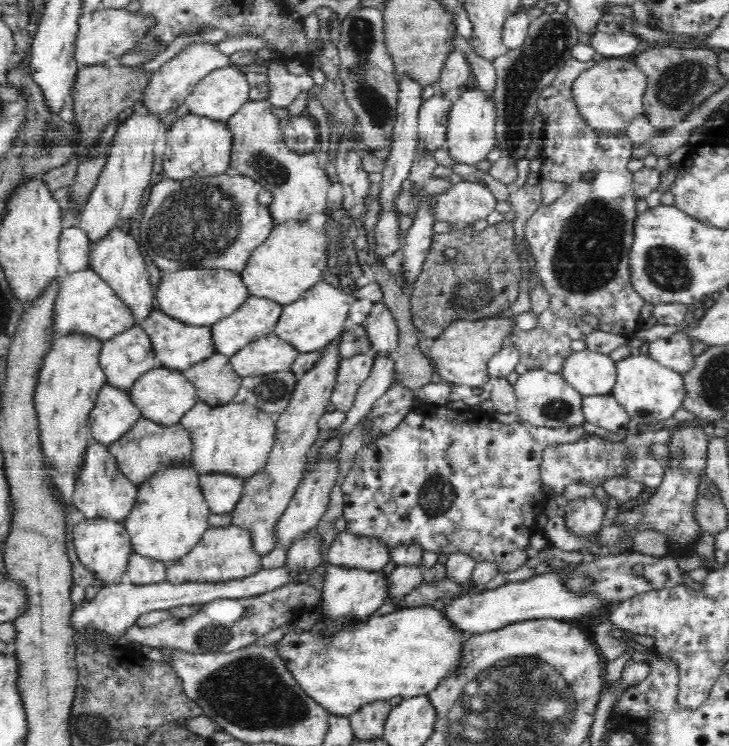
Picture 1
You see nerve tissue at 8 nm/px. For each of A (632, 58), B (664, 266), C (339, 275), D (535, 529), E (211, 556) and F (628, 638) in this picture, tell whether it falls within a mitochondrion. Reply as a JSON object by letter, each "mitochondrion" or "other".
{"A":"other","B":"mitochondrion","C":"other","D":"other","E":"other","F":"other"}

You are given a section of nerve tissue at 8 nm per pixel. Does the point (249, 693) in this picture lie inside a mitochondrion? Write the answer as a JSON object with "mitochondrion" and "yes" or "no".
{"mitochondrion":"yes"}

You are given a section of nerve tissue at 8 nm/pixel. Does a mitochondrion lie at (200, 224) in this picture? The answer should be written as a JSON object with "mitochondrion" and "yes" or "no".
{"mitochondrion":"yes"}

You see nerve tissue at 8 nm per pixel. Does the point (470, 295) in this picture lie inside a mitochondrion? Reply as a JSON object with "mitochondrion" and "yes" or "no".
{"mitochondrion":"yes"}

